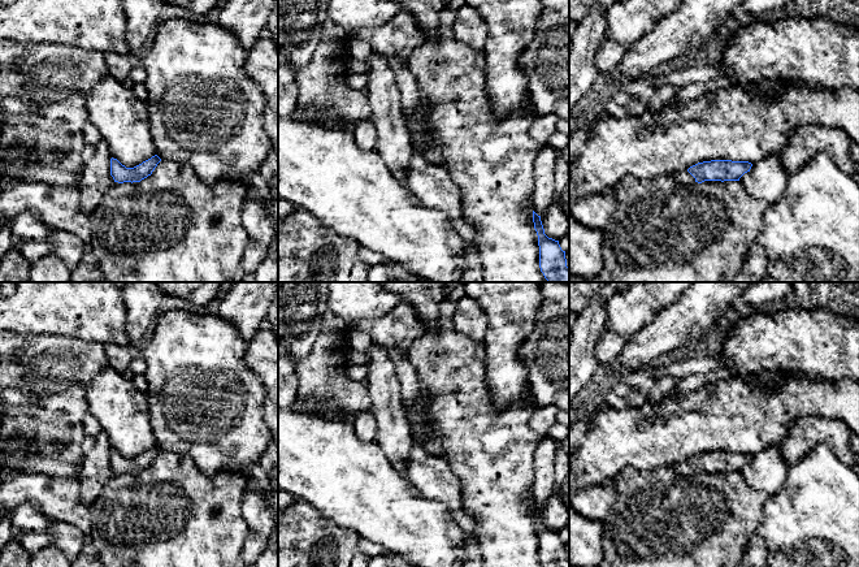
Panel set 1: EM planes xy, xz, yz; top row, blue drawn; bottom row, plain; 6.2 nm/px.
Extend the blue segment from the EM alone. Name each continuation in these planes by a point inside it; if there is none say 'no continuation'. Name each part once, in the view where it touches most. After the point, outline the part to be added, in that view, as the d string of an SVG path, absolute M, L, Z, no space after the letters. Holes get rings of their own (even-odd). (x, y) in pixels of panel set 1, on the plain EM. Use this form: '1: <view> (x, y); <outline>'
1: yz (684, 468); M687 462L671 464L671 466L667 466L667 468L671 468L677 473L689 476L689 477L691 477L695 473L695 469Z

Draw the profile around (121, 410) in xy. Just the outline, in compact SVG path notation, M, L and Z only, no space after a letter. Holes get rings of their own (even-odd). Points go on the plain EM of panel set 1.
M112 367L103 369L86 391L90 412L108 434L110 447L134 459L156 446L148 401L131 380Z

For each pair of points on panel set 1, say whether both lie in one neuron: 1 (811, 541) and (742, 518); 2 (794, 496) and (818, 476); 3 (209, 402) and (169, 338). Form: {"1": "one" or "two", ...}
{"1": "two", "2": "one", "3": "one"}

